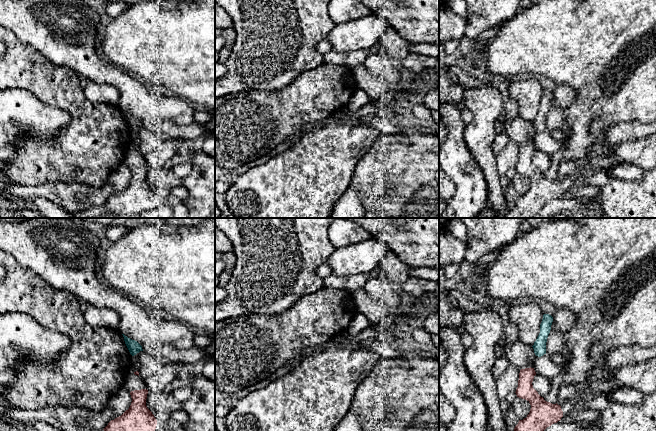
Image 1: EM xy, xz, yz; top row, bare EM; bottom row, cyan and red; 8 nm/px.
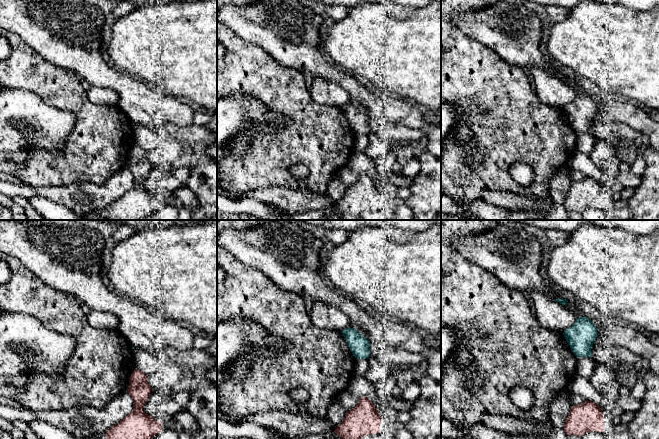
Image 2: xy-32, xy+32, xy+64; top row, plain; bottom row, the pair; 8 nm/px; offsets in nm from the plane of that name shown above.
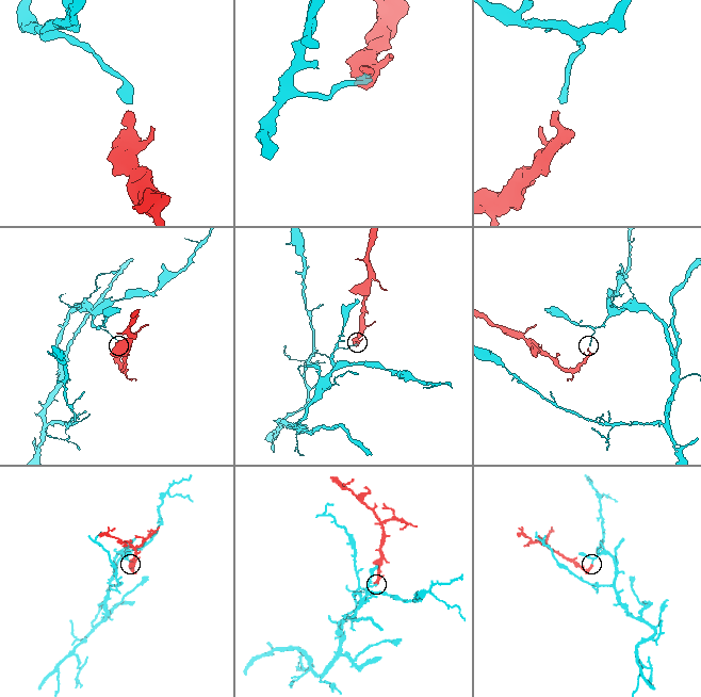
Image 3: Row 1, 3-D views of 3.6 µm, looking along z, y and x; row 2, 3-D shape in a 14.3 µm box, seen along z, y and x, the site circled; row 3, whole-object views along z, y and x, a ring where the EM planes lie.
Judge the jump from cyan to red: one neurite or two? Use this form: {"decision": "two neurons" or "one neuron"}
{"decision": "two neurons"}

